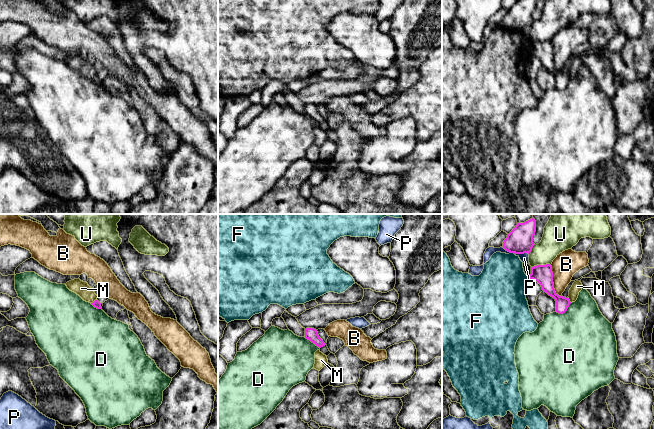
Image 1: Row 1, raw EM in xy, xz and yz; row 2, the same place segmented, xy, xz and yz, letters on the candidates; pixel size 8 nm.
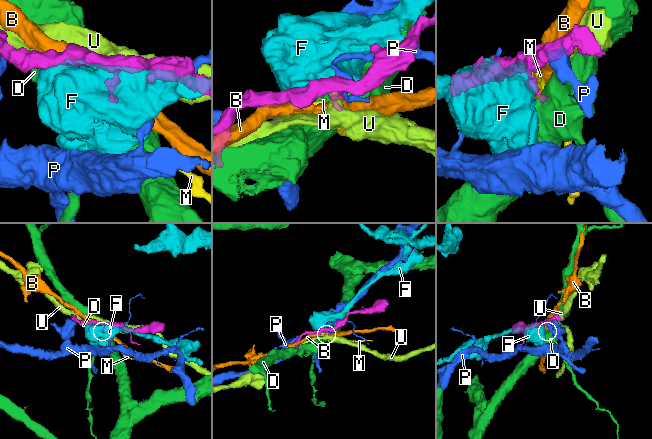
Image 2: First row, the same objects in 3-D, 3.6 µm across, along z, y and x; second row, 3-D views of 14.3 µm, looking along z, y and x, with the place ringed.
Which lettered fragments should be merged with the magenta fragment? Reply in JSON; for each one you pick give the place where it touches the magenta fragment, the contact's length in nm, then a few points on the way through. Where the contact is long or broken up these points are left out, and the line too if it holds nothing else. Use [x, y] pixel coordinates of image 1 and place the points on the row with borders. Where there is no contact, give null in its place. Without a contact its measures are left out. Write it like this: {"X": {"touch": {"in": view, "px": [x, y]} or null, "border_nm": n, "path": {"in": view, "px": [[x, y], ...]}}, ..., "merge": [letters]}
{"merge": []}

